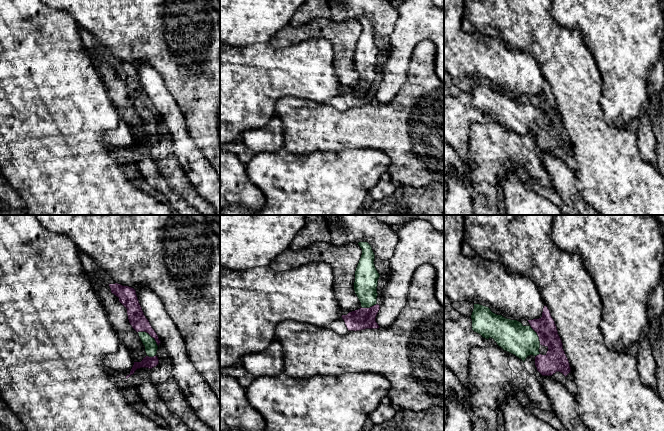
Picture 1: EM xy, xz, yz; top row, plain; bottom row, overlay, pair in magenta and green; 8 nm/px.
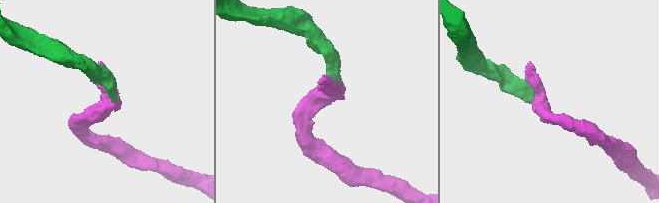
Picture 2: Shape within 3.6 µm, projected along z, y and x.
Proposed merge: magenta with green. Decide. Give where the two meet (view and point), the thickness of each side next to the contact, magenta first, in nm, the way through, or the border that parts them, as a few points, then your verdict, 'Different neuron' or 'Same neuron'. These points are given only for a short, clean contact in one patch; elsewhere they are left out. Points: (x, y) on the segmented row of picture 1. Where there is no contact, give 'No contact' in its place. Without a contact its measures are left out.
Touches magenta at xy (149, 334). Thickness 140 nm (magenta) against 110 nm. Path across: xy (137, 319), (149, 334), (151, 347). Same neuron

